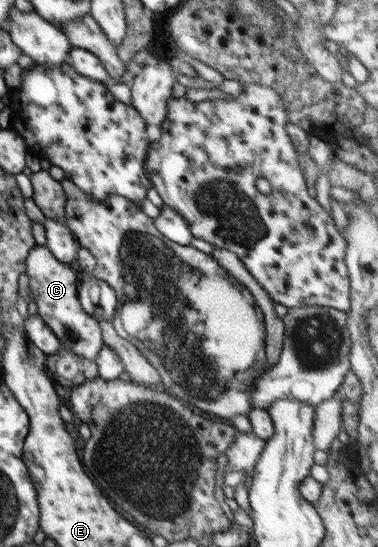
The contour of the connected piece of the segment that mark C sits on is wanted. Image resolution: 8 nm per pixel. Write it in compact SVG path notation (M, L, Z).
M46 246L34 247L25 259L26 274L29 277L31 295L37 305L37 315L61 341L61 348L89 360L96 360L104 345L99 321L89 316L81 306L78 287L80 274L74 265L59 262Z

